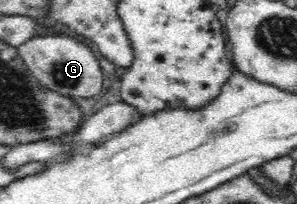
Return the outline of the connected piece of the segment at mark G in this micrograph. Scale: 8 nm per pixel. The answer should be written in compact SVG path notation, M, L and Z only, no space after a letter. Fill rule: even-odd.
M40 36L18 46L18 53L29 67L29 71L49 90L54 90L63 96L91 99L101 92L102 67L91 47L80 41L66 36Z

